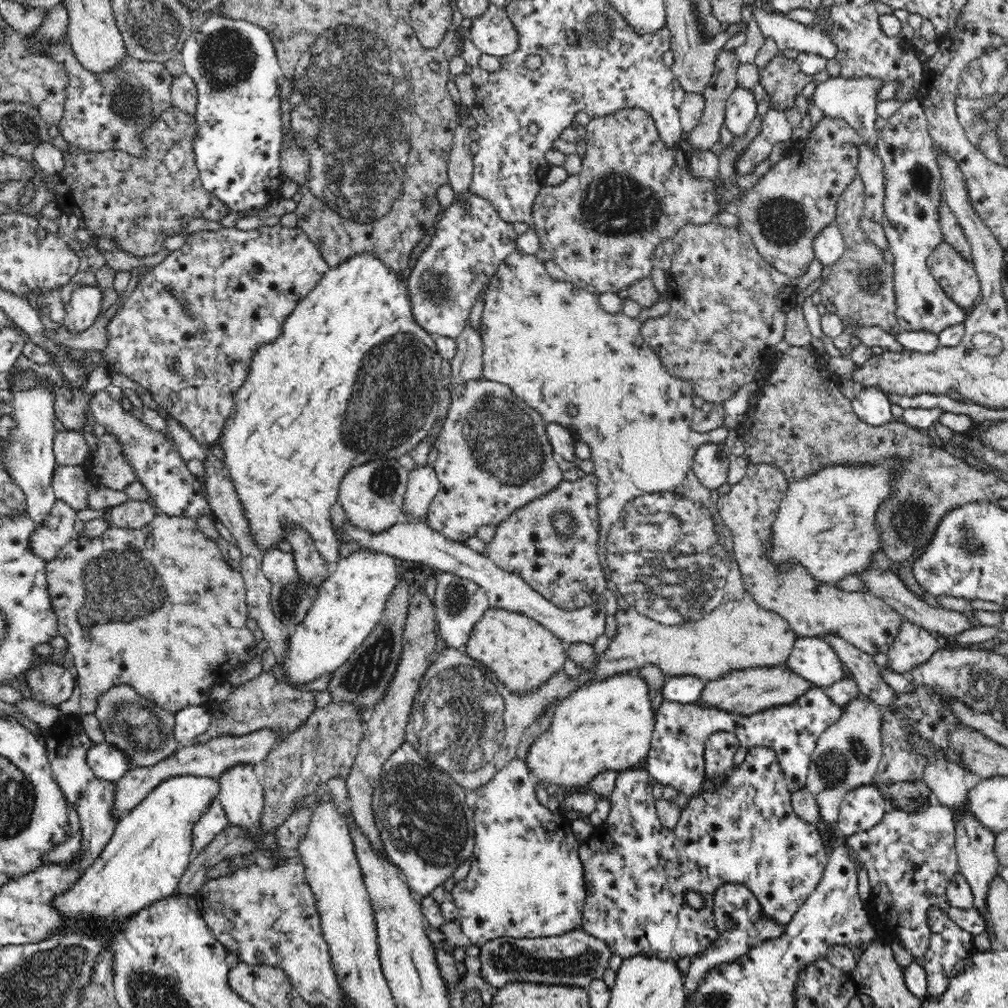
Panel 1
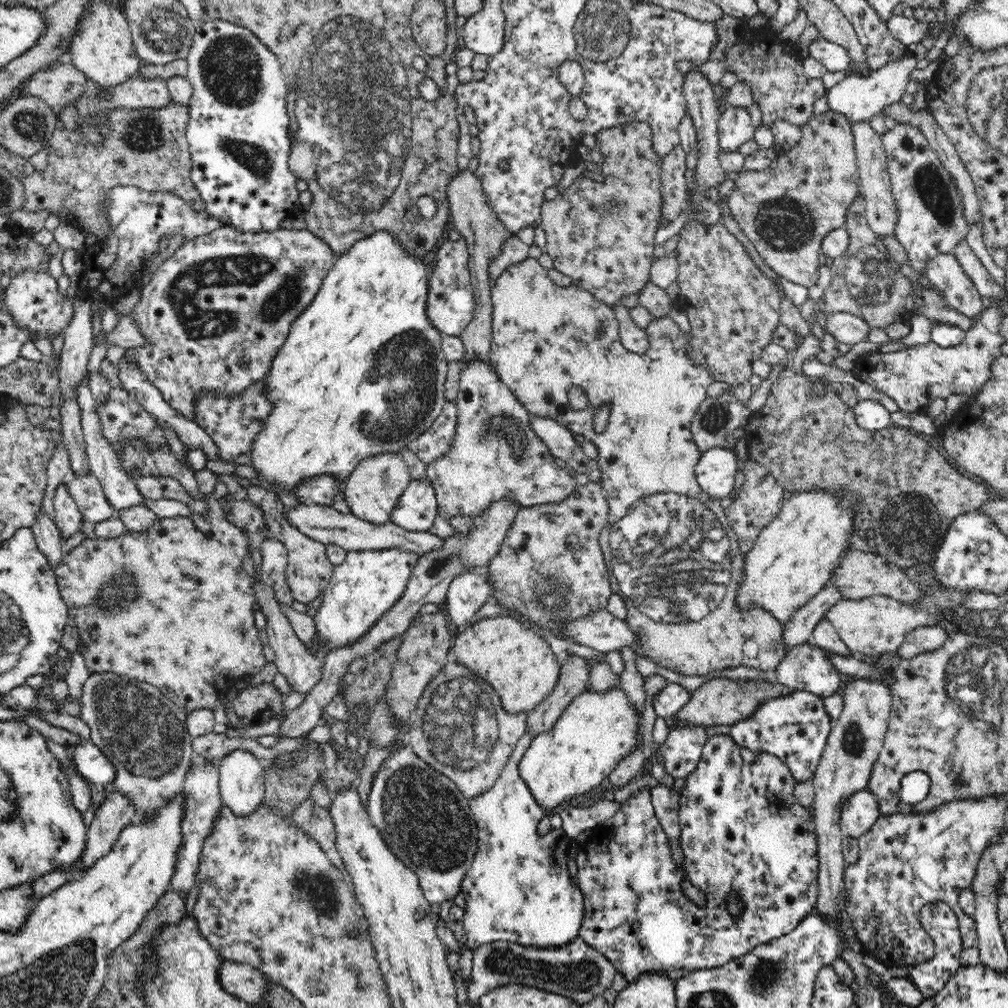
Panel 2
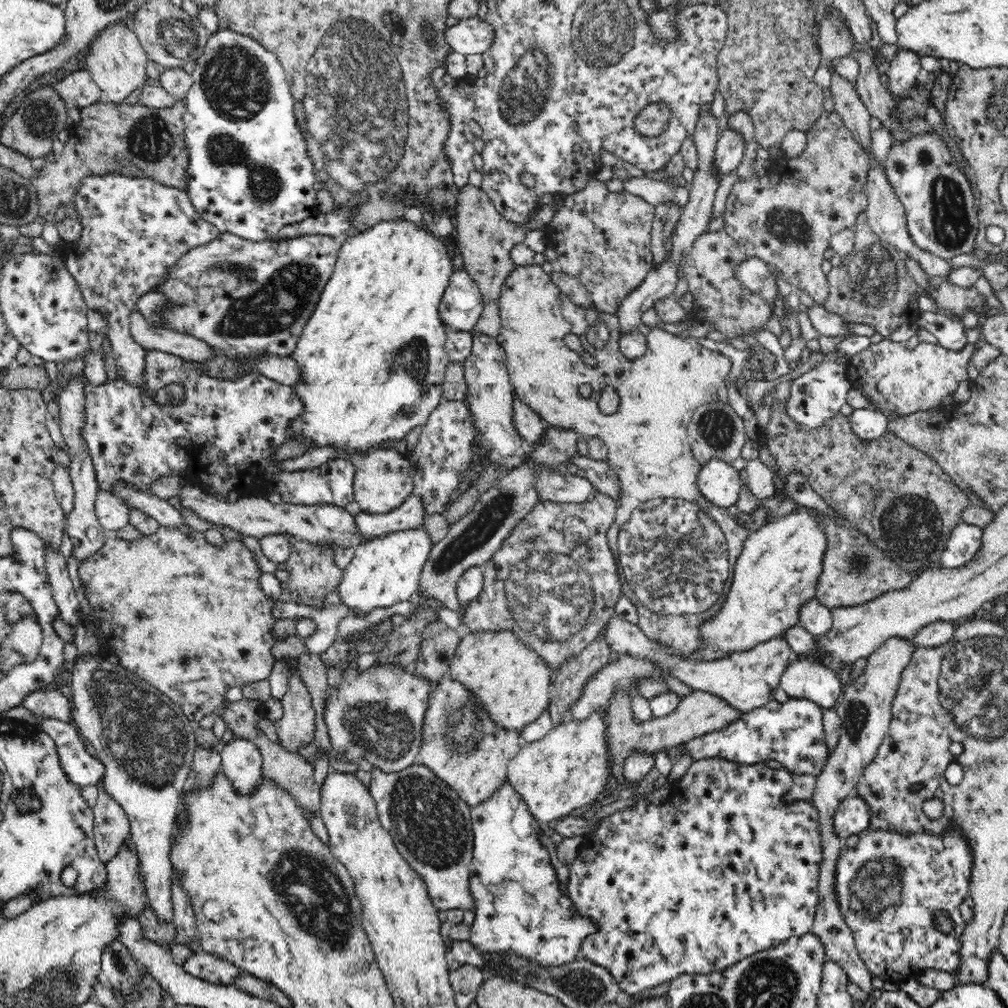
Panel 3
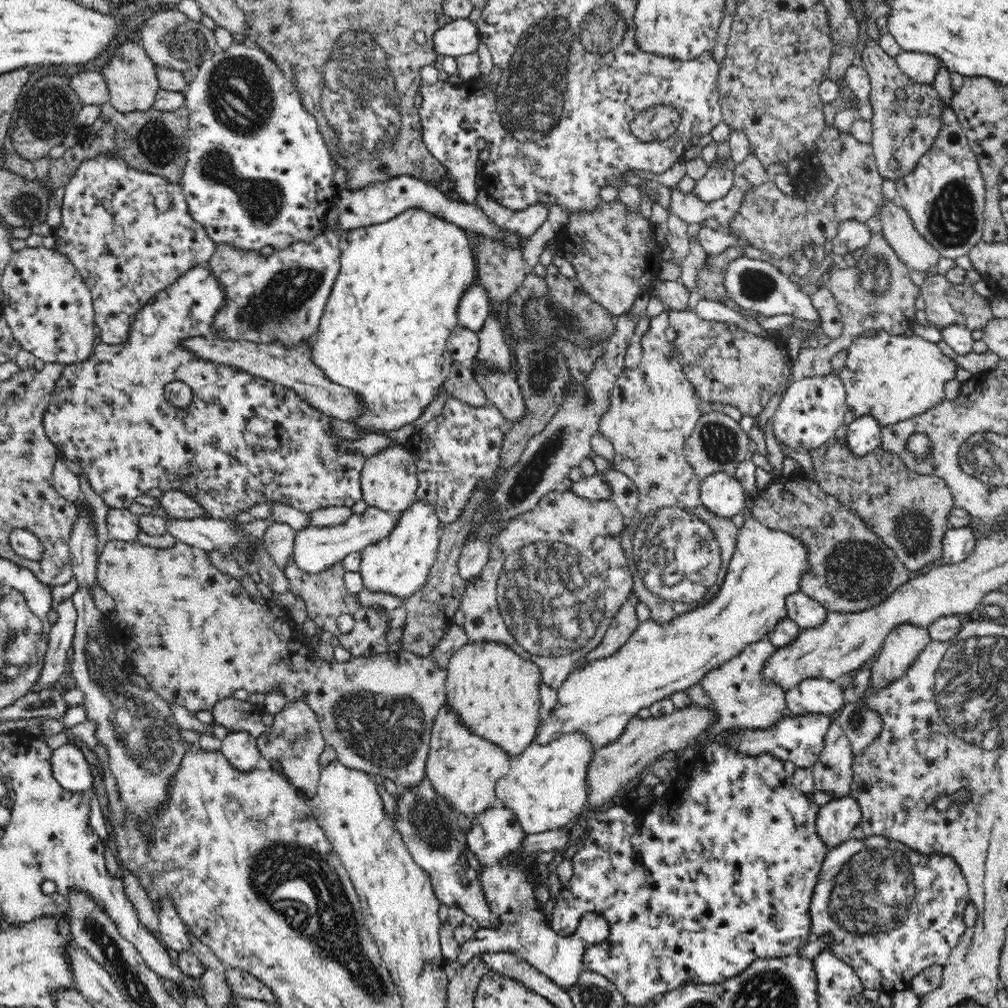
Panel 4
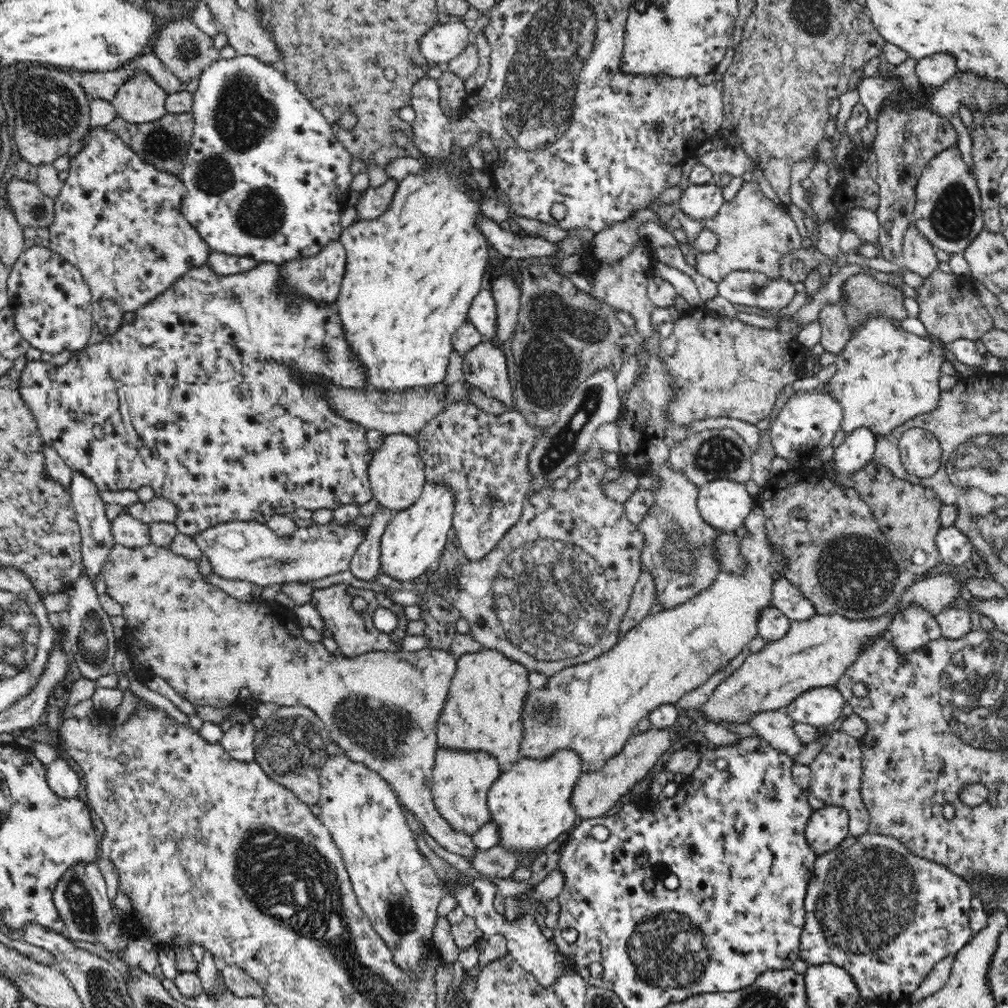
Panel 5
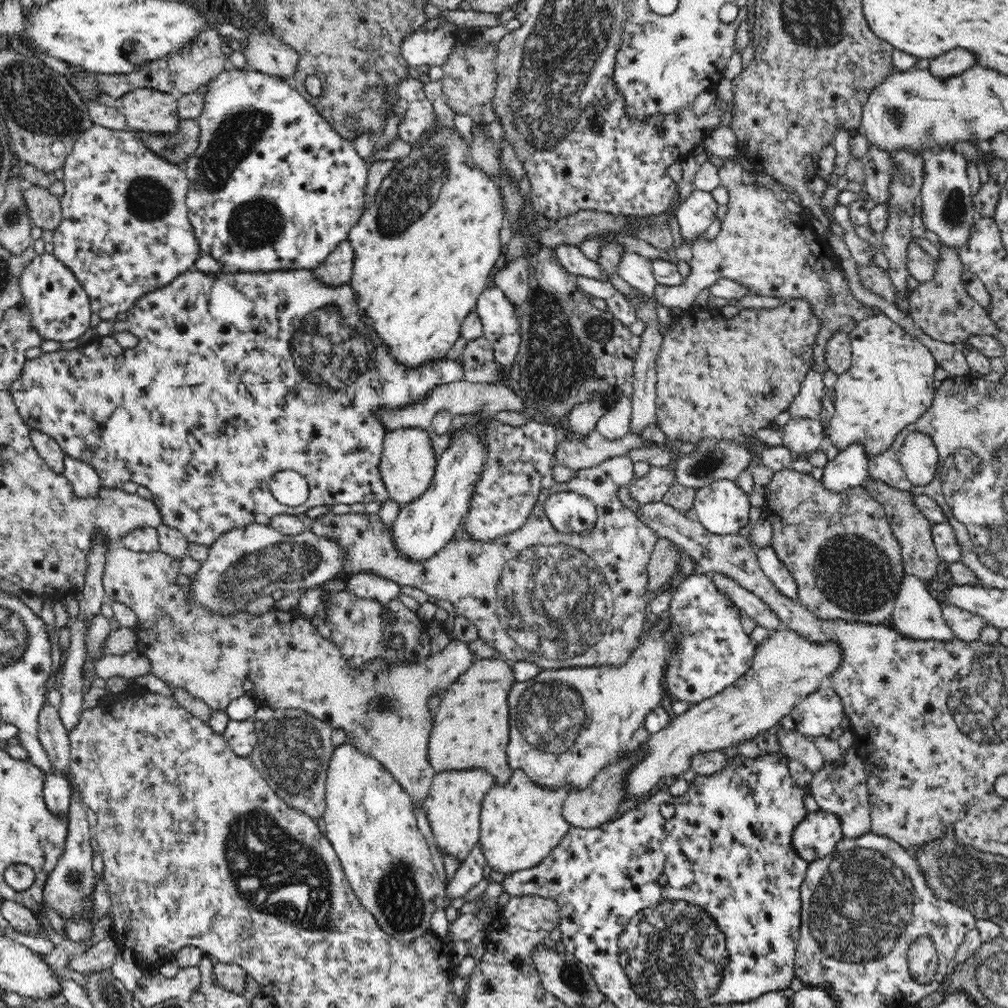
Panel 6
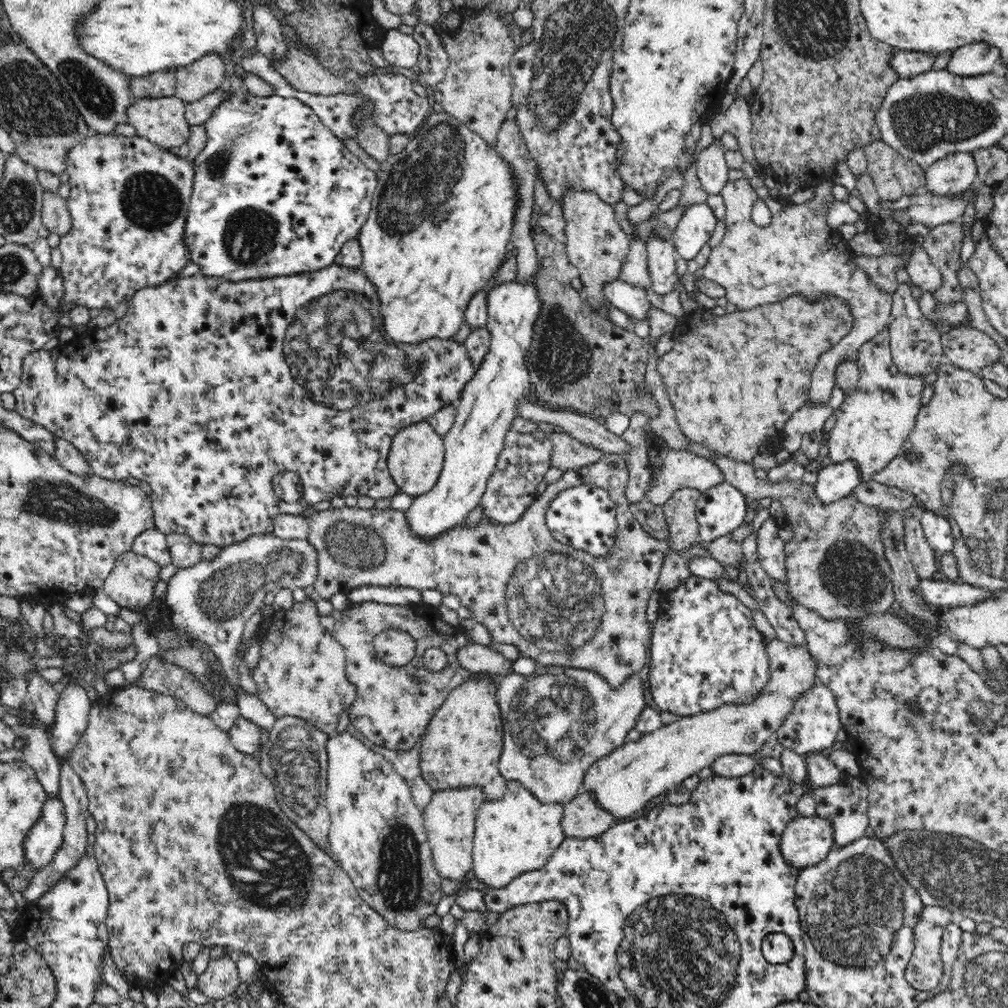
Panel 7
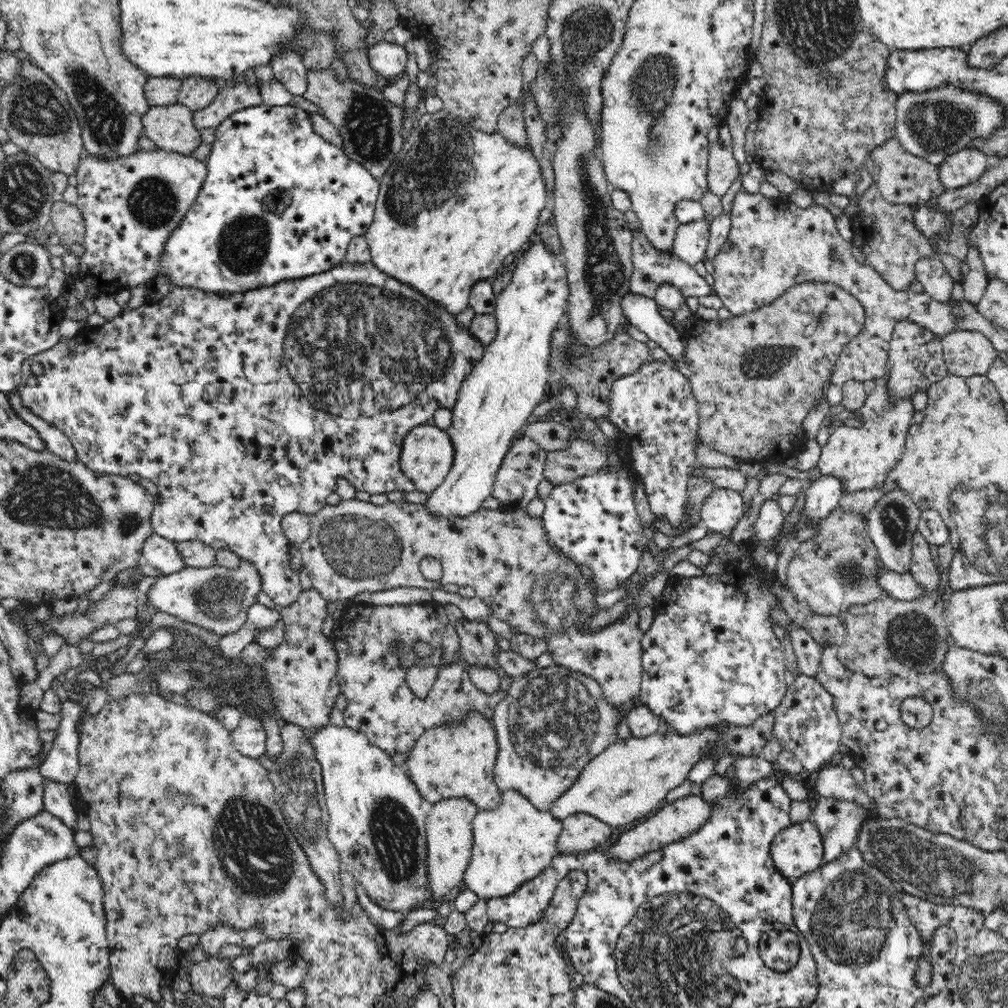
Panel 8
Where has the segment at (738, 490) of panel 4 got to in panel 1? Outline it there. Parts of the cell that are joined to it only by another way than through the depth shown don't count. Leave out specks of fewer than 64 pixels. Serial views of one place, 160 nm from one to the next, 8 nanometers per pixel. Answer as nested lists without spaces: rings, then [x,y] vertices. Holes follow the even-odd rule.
[[[702,444],[694,456],[694,475],[705,488],[716,491],[728,484],[728,467],[733,458],[727,444]]]

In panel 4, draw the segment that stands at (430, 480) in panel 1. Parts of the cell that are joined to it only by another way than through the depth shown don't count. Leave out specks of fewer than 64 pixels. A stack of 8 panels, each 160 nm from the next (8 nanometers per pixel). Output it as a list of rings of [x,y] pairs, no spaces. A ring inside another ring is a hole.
[[[369,506],[362,514],[352,513],[352,516],[344,522],[330,527],[308,526],[296,531],[294,547],[290,562],[308,574],[318,574],[332,568],[336,564],[343,563],[346,556],[354,552],[361,553],[370,544],[375,544],[386,538],[398,518],[392,518],[388,512],[378,507]]]

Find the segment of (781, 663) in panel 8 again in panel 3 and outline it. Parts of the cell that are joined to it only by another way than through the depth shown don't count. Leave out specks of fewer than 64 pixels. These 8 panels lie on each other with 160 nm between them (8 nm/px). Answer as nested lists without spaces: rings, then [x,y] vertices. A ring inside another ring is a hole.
[[[864,407],[854,410],[849,417],[854,435],[859,436],[861,442],[872,442],[888,433],[888,418],[878,409]]]

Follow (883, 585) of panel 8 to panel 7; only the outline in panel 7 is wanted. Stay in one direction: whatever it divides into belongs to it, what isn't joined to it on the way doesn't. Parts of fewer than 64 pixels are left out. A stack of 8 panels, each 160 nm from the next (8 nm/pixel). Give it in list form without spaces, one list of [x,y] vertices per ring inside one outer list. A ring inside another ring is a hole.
[[[936,577],[932,579],[919,579],[916,593],[927,604],[935,604],[939,609],[958,604],[972,604],[986,596],[992,596],[990,589],[978,588],[958,581],[950,581]]]

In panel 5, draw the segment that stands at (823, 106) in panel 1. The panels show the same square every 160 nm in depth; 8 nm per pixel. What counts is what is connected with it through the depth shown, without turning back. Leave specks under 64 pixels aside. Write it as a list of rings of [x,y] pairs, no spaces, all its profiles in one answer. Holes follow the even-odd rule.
[[[940,52],[920,59],[916,66],[915,81],[926,88],[943,86],[958,74],[956,57],[949,52]]]

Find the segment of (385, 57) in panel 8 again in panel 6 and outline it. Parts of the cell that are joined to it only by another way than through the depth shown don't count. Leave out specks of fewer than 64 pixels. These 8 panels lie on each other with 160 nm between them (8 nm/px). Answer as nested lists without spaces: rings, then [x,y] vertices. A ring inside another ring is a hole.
[[[444,23],[434,31],[415,31],[406,36],[398,46],[398,53],[410,67],[423,64],[442,64],[454,46],[454,32],[456,25]]]

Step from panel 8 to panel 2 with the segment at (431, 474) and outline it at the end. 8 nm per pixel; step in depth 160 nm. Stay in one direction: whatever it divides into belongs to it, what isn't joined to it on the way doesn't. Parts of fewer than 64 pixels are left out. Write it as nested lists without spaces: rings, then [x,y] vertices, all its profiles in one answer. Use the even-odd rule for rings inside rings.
[[[386,452],[375,456],[368,456],[358,463],[350,476],[346,479],[345,501],[349,504],[351,513],[372,524],[386,524],[399,498],[410,486],[413,478],[401,454]]]

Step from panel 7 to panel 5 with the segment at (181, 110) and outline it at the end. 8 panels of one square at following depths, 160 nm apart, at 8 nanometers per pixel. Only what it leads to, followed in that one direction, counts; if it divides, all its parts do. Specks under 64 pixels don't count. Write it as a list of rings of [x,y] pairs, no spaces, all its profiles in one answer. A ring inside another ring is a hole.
[[[138,72],[117,90],[111,103],[126,122],[146,124],[168,113],[165,103],[168,95],[146,72]]]

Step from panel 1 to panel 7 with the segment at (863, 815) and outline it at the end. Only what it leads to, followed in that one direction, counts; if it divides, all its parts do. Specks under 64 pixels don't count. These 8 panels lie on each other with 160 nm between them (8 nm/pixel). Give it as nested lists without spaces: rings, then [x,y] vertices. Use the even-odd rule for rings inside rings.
[[[797,816],[784,829],[778,849],[786,865],[799,870],[824,860],[834,848],[832,825],[816,816]]]

